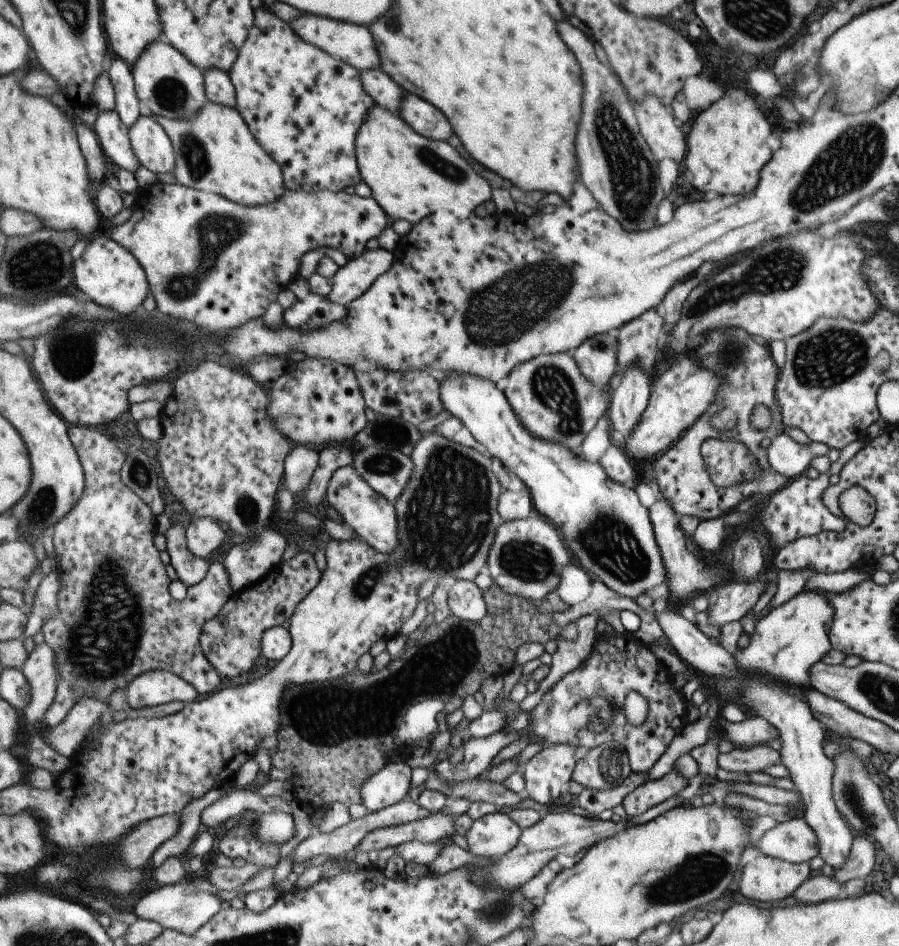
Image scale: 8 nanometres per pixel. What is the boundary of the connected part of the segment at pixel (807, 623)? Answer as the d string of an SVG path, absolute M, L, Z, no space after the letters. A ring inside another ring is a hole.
M805 585L784 604L772 608L760 617L751 632L747 646L733 653L739 668L735 678L711 678L711 690L720 704L733 702L742 709L747 706L757 717L764 718L777 730L781 742L780 763L785 766L793 782L793 790L800 795L805 810L803 820L817 838L817 852L833 870L843 866L852 847L853 837L849 827L835 808L831 796L833 761L821 748L825 732L811 716L805 700L809 684L809 668L830 649L827 627L833 618L833 608L827 604L825 591L819 586L805 590Z

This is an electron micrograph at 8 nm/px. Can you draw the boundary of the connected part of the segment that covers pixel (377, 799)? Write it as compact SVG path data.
M389 761L361 784L359 798L368 812L399 804L409 790L411 769L403 761Z

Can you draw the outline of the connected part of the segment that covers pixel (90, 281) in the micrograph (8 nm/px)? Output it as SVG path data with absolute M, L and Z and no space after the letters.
M96 234L89 241L81 256L72 261L72 272L73 284L79 292L83 292L93 304L119 316L134 312L149 290L145 272L137 260L105 234Z

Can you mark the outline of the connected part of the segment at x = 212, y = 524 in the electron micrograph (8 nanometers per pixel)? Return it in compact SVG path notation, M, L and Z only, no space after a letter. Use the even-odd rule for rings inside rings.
M197 517L184 528L187 550L193 556L206 559L209 553L221 546L225 532L219 527L216 519Z

